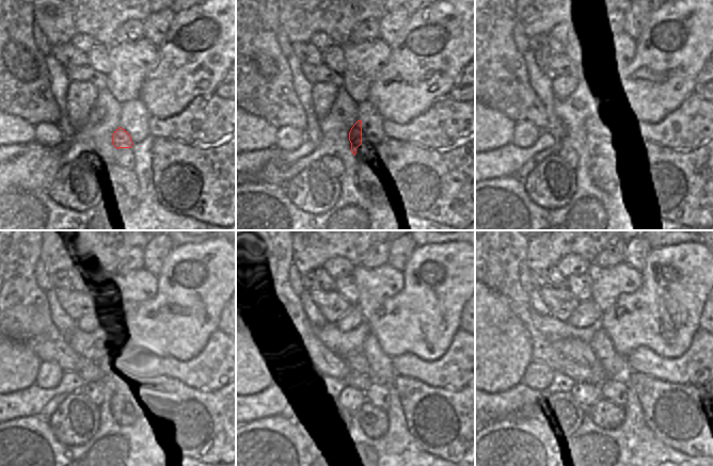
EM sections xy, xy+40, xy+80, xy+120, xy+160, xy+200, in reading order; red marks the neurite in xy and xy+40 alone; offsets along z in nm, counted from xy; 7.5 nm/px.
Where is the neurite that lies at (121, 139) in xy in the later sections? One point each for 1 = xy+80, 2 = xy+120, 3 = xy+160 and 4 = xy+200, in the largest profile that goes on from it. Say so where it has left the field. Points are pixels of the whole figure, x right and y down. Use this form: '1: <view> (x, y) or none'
1: xy+80 (592, 127)
2: xy+120 (120, 364)
3: xy+160 (355, 359)
4: xy+200 (574, 349)

